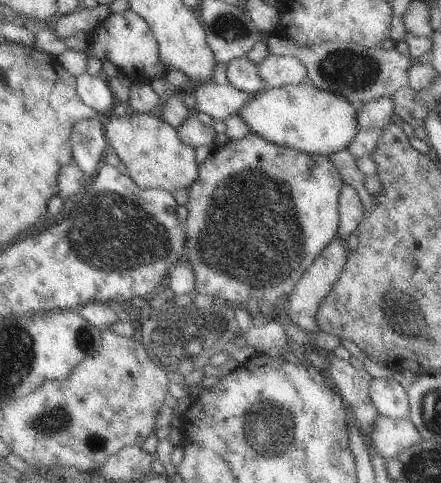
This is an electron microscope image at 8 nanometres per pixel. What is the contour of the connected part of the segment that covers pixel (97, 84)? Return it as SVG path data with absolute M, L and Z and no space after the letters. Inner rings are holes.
M85 72L77 78L77 91L81 101L99 112L99 115L111 115L117 105L115 96L103 76L91 76Z

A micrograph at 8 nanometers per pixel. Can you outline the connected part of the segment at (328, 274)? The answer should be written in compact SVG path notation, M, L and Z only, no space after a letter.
M336 235L330 244L321 252L320 256L308 267L308 270L302 275L302 278L296 283L292 294L284 301L284 317L291 319L296 326L308 331L319 330L315 323L314 315L322 299L330 292L332 285L340 276L345 262L347 261L348 245L340 236Z

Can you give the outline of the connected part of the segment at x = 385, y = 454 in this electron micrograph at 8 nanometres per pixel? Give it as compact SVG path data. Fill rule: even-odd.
M380 414L371 437L375 450L384 460L398 458L411 446L424 441L421 432L409 418L393 419Z

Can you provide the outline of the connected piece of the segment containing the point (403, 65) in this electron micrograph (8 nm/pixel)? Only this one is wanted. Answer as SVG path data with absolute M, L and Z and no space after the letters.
M328 41L312 48L300 46L297 57L307 68L308 82L322 90L344 95L356 108L382 97L392 97L395 92L408 85L408 71L413 65L412 59L399 52L396 46L390 49L379 46L366 48L351 42Z

